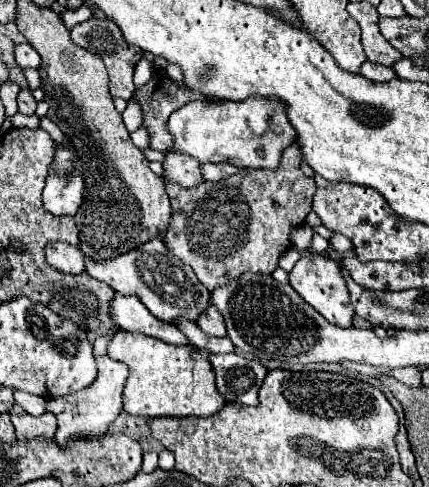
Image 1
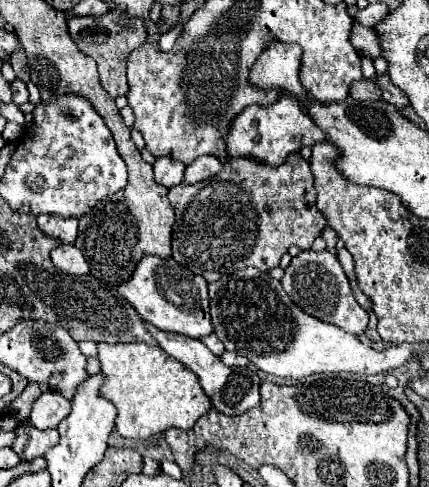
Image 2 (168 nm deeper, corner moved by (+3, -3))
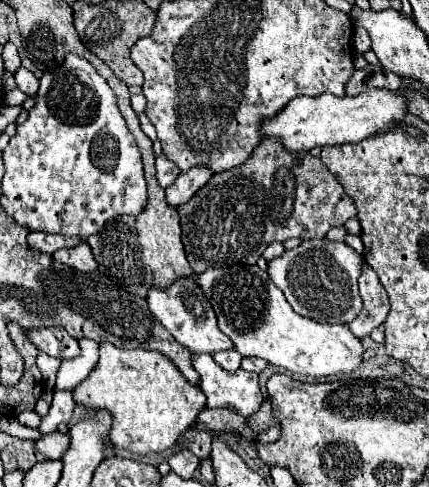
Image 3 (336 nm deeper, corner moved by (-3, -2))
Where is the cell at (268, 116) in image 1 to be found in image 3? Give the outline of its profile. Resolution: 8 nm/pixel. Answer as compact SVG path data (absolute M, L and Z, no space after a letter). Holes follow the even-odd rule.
M370 89L356 97L336 97L330 93L320 97L296 97L274 119L266 119L266 123L262 123L262 133L264 137L280 137L284 147L290 151L310 151L316 145L358 143L362 139L386 133L394 123L404 121L406 113L406 99L402 99L400 89Z

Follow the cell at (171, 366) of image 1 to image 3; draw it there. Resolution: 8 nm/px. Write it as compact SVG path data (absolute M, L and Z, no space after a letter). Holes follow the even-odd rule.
M100 343L100 361L94 371L82 381L74 391L74 403L90 409L106 409L112 415L112 427L108 433L108 441L114 447L126 449L134 455L148 455L148 453L162 453L164 449L172 447L176 439L196 421L198 413L206 407L206 395L200 391L198 385L190 385L182 379L182 373L174 367L168 357L162 357L158 351L146 349L118 349L112 343Z

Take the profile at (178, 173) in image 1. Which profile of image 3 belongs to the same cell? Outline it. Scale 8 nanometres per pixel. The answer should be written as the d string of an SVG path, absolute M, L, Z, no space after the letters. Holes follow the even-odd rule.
M158 155L156 157L156 179L158 179L158 183L160 183L160 187L168 187L168 185L172 185L174 183L174 179L178 177L178 167L172 163L172 161L168 161L164 155Z

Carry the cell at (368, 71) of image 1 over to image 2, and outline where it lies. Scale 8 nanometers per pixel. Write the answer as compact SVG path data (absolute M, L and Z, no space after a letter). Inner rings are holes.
M388 72L380 74L380 76L374 76L374 80L376 80L376 86L382 92L382 100L394 104L396 108L404 108L408 104L408 98L404 96L404 92L400 88L396 88L396 84L392 84Z

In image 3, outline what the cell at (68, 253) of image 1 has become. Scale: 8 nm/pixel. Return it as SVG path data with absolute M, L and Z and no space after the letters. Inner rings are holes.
M80 243L78 247L72 247L72 249L60 249L52 257L54 257L54 261L60 261L60 263L64 263L72 269L84 271L84 273L94 271L98 267L98 263L92 257L92 251L90 251L88 243Z

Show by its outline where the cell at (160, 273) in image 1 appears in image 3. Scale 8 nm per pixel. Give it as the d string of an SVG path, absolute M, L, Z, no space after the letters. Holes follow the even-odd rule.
M192 277L178 279L178 283L172 283L166 291L158 291L156 287L152 287L148 293L148 305L150 305L150 311L154 313L154 317L172 333L172 337L180 345L188 347L190 351L214 355L216 351L234 349L232 339L226 337L218 329L216 313Z

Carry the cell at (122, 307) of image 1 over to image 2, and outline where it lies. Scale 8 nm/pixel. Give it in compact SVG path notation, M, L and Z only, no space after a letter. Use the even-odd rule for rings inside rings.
M144 322L144 328L148 330L148 334L158 342L158 346L162 350L166 350L172 358L176 358L178 362L182 362L188 370L192 370L198 380L202 390L208 394L212 406L228 416L238 416L244 414L248 410L252 410L252 406L256 408L256 404L260 404L260 376L248 368L228 368L224 366L216 356L212 356L212 352L200 342L200 340L192 340L188 336L176 336L174 332L160 332L158 328L152 328L152 324Z

